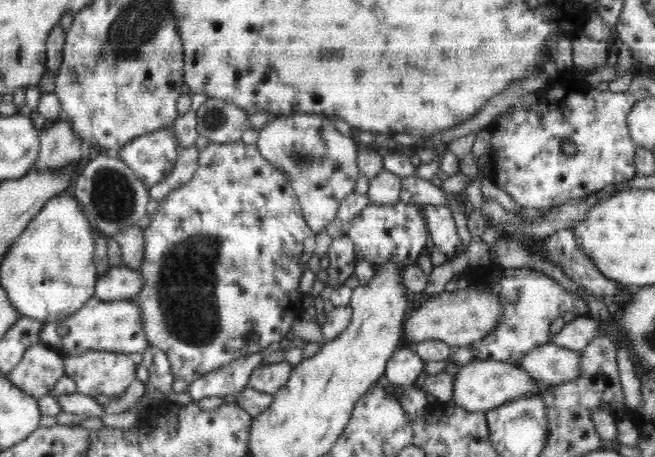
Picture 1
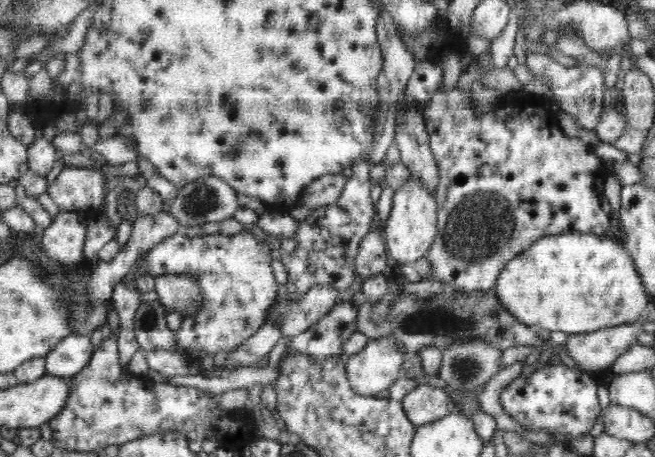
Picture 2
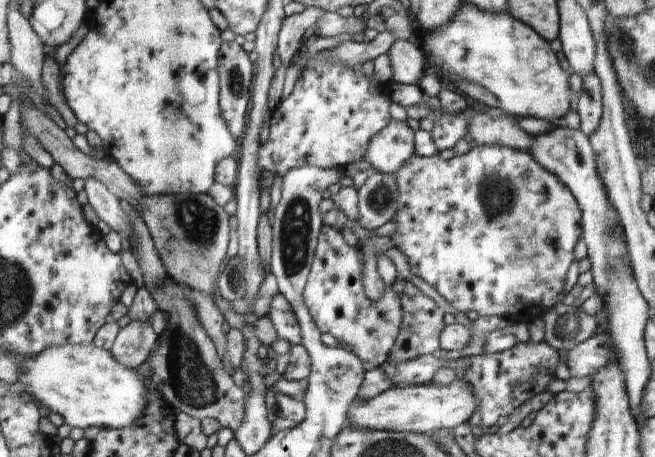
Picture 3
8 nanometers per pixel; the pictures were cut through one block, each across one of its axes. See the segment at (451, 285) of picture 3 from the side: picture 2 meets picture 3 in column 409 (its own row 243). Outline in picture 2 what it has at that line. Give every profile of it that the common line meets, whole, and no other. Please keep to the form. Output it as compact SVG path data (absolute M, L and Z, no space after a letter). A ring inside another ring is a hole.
M251 230L229 236L203 234L194 238L178 232L156 244L156 247L148 253L145 266L140 271L135 271L135 282L136 274L149 274L154 277L162 275L192 275L195 277L198 275L198 285L202 287L202 297L204 297L202 308L200 312L183 317L180 328L175 332L178 345L185 350L196 348L203 352L203 355L214 356L221 350L232 351L264 324L269 310L277 301L279 294L284 291L284 288L274 279L271 266L273 260L268 245L258 241Z

